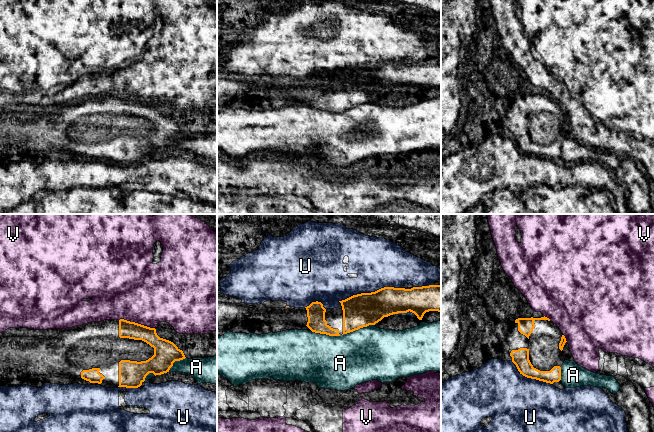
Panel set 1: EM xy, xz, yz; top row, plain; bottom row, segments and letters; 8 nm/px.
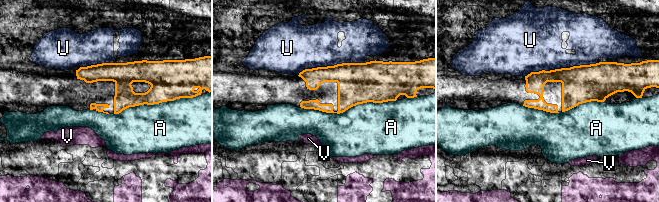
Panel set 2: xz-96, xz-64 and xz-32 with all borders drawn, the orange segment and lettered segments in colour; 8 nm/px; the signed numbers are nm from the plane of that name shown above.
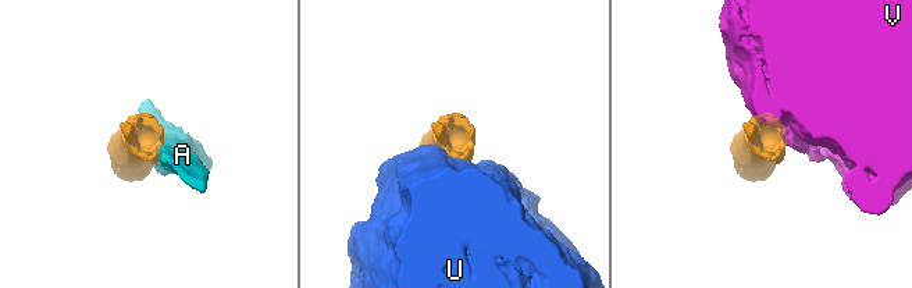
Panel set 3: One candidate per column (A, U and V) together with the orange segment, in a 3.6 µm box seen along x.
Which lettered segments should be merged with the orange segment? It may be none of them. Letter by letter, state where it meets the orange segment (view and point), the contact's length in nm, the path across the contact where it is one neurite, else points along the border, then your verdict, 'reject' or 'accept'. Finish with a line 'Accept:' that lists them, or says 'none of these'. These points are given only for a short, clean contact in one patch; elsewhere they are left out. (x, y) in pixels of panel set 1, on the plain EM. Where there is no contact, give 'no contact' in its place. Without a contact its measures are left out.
A: meets orange in xz at (358, 104); contact 280 nm long; reject
U: meets orange in xz at (368, 69); contact 500 nm long; reject
V: meets orange in xy at (137, 99); contact 300 nm long; reject
Accept: none of these

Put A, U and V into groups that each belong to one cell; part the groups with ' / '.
A / U / V

